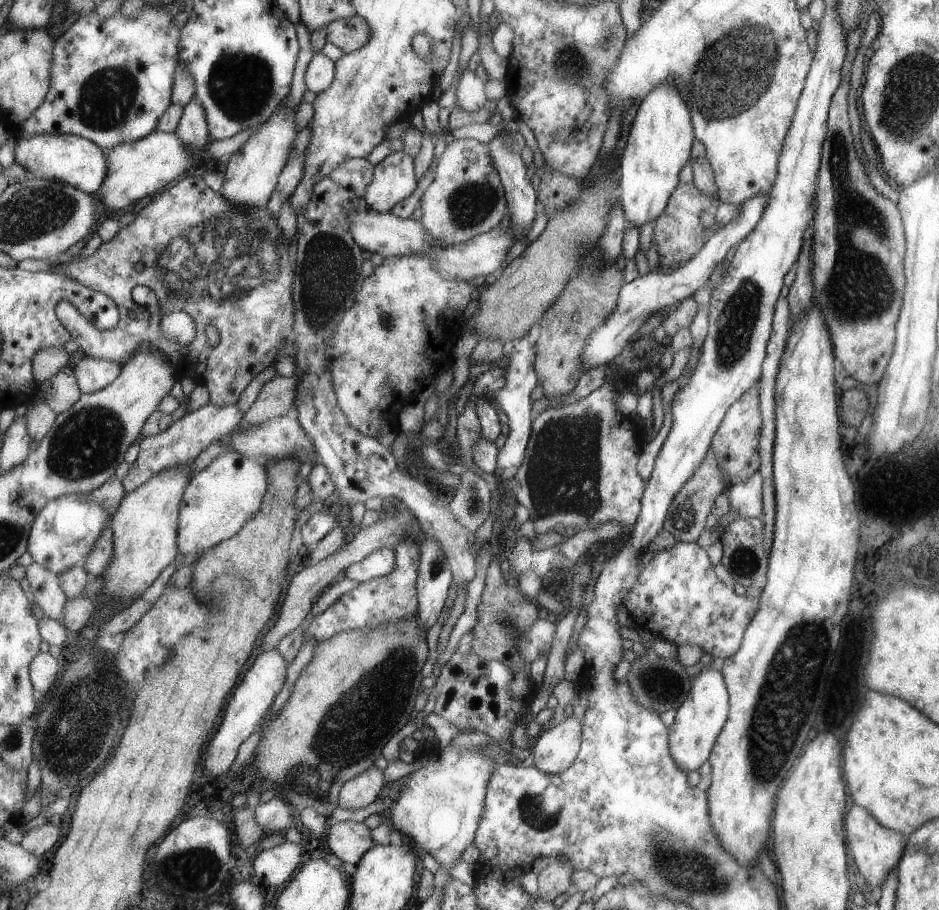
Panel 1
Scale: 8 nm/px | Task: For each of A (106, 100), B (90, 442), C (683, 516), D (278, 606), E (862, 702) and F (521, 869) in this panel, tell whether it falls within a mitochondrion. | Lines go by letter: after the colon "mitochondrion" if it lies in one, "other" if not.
A: mitochondrion
B: mitochondrion
C: mitochondrion
D: other
E: other
F: other

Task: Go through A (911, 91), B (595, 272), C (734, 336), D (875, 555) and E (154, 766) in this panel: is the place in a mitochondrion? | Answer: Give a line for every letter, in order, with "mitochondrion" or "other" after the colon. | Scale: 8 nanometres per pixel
A: mitochondrion
B: mitochondrion
C: mitochondrion
D: other
E: other

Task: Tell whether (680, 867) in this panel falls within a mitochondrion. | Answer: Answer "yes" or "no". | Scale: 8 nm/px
yes

